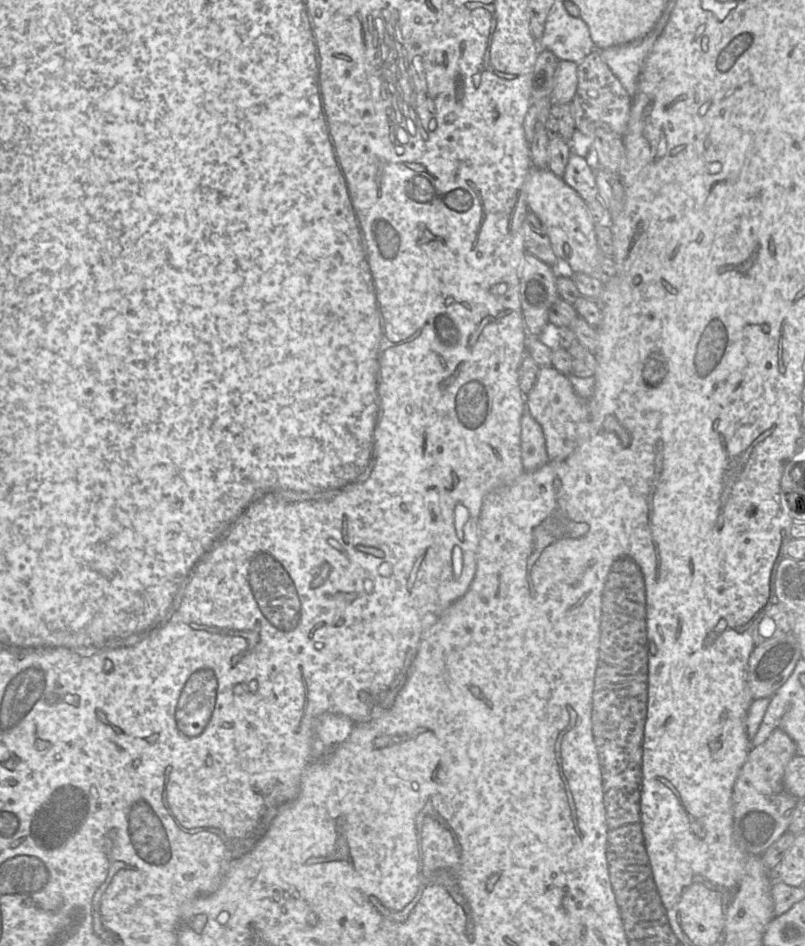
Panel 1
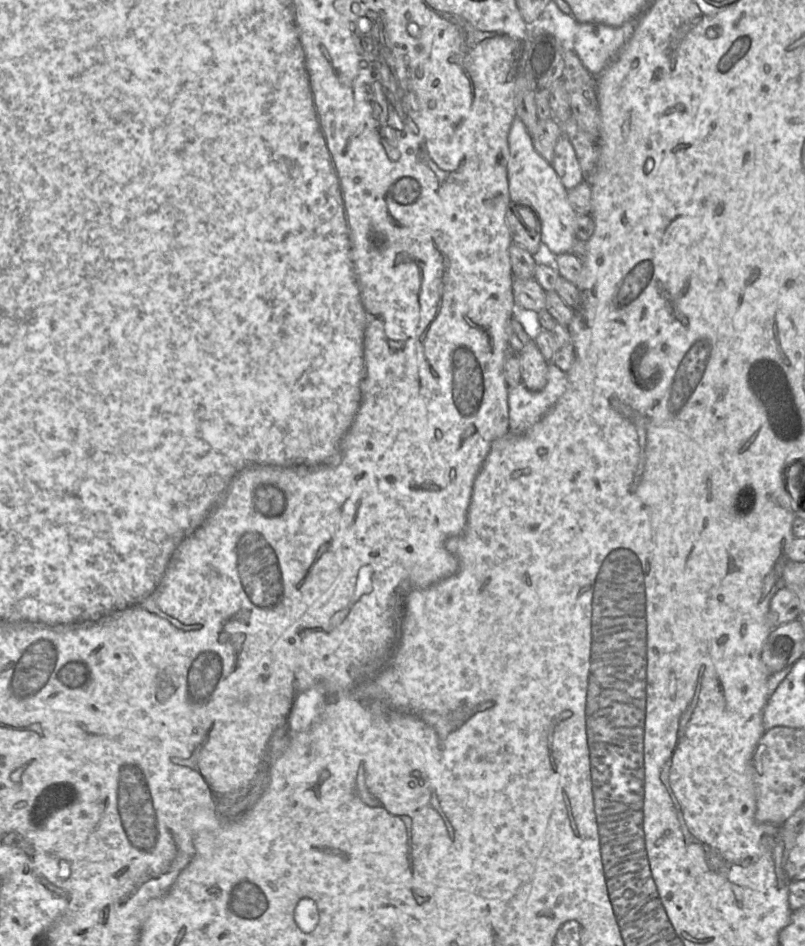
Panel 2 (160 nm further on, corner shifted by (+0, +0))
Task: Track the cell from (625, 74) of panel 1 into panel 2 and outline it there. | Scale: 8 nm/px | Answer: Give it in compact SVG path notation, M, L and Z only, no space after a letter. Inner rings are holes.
M636 16L619 27L578 22L574 51L593 76L601 73L623 49L638 22Z

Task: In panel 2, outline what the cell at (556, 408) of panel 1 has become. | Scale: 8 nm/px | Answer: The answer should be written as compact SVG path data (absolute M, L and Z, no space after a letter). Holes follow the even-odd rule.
M530 342L520 351L521 383L530 391L540 391L547 384L548 362L535 342Z

